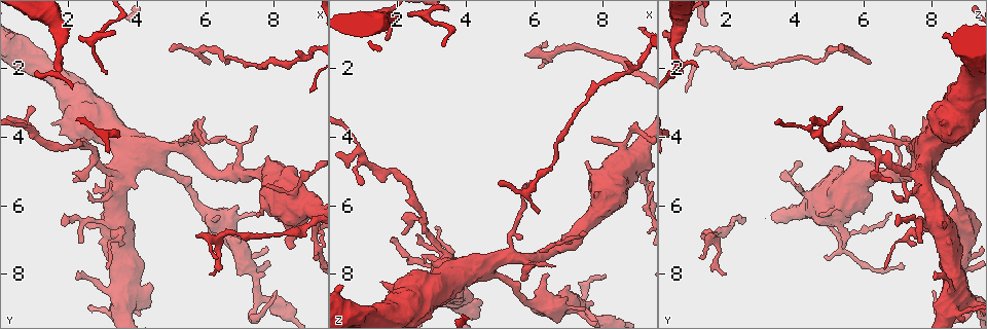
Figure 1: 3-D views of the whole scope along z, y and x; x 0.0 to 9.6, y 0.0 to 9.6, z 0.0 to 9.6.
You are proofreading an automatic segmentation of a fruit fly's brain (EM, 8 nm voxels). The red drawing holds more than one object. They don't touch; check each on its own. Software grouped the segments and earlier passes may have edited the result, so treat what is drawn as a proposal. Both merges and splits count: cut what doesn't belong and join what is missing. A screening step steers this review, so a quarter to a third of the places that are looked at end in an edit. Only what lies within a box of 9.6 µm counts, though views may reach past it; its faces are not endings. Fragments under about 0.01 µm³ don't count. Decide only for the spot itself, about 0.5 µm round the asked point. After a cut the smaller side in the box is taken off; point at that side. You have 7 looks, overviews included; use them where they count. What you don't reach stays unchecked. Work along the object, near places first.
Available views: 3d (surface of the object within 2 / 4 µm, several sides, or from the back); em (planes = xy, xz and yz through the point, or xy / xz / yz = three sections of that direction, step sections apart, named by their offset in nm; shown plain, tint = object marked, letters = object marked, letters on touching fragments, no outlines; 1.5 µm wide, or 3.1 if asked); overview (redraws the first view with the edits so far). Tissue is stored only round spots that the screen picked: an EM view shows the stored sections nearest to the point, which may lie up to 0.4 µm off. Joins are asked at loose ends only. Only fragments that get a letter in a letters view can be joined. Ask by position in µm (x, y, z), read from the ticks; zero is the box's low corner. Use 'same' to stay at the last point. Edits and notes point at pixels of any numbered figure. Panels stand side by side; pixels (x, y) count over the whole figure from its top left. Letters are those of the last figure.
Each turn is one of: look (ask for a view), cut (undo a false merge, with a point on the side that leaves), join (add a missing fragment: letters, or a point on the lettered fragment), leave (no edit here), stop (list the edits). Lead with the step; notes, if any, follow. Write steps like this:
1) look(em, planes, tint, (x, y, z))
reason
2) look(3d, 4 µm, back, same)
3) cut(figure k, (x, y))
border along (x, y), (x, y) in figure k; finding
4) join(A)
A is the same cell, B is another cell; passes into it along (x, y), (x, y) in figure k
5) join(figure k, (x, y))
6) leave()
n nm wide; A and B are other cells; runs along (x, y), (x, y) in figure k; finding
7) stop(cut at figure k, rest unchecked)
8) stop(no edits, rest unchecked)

look(em, planes, letters, (4.95, 1.55, 5.25))

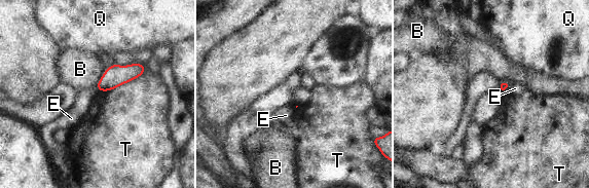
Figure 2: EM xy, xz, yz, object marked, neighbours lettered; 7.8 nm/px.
leave()
B, E, Q and T are other cells; border along (144, 65), (136, 78), (100, 91) in figure 2; no lettered fragment goes on from it

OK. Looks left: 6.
look(3d, 4 µm, (3.20, 6.45, 7.85))
looks like a crossing

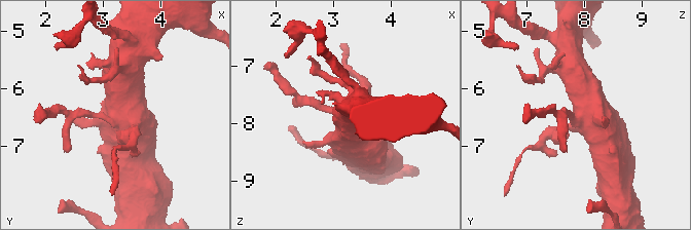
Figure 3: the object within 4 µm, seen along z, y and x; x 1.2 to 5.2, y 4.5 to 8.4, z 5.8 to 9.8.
look(em, 3.1 µm, planes, plain, (3.10, 6.50, 7.90))
now the EM

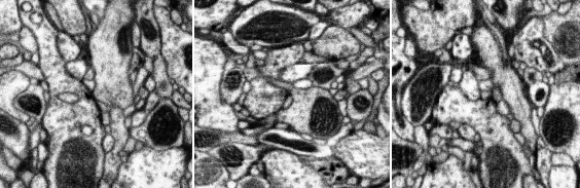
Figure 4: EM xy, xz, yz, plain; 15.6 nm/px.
look(em, 3.1 µm, planes, letters, same)
see the neighbours

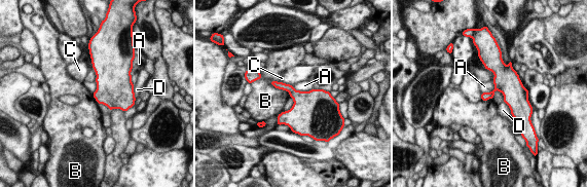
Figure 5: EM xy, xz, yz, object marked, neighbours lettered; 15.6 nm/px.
leave()
130 nm wide; A, B, C and D are other cells; border along (292, 85), (300, 90), (314, 87) in figure 5; continuous, no second neuron

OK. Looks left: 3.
look(em, xy, step 8, tint, (7.20, 7.70, 8.85))
thin arm on a thick one

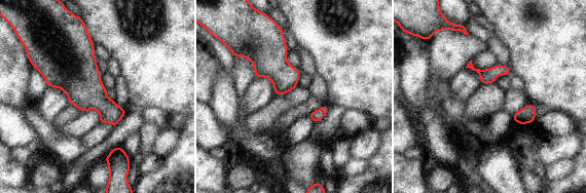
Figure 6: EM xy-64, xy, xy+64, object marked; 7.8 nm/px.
look(em, planes, letters, same)
another direction

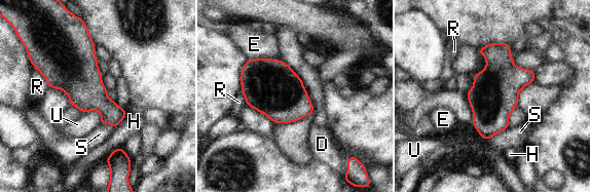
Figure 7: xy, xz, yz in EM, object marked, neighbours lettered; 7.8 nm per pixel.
leave()
R touches over 220 nm; D, E, H, R, S and U are other cells; border along (82, 113), (98, 111), (100, 123) in figure 7; one neuron here

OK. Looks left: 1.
stop(no edits, rest unchecked)

